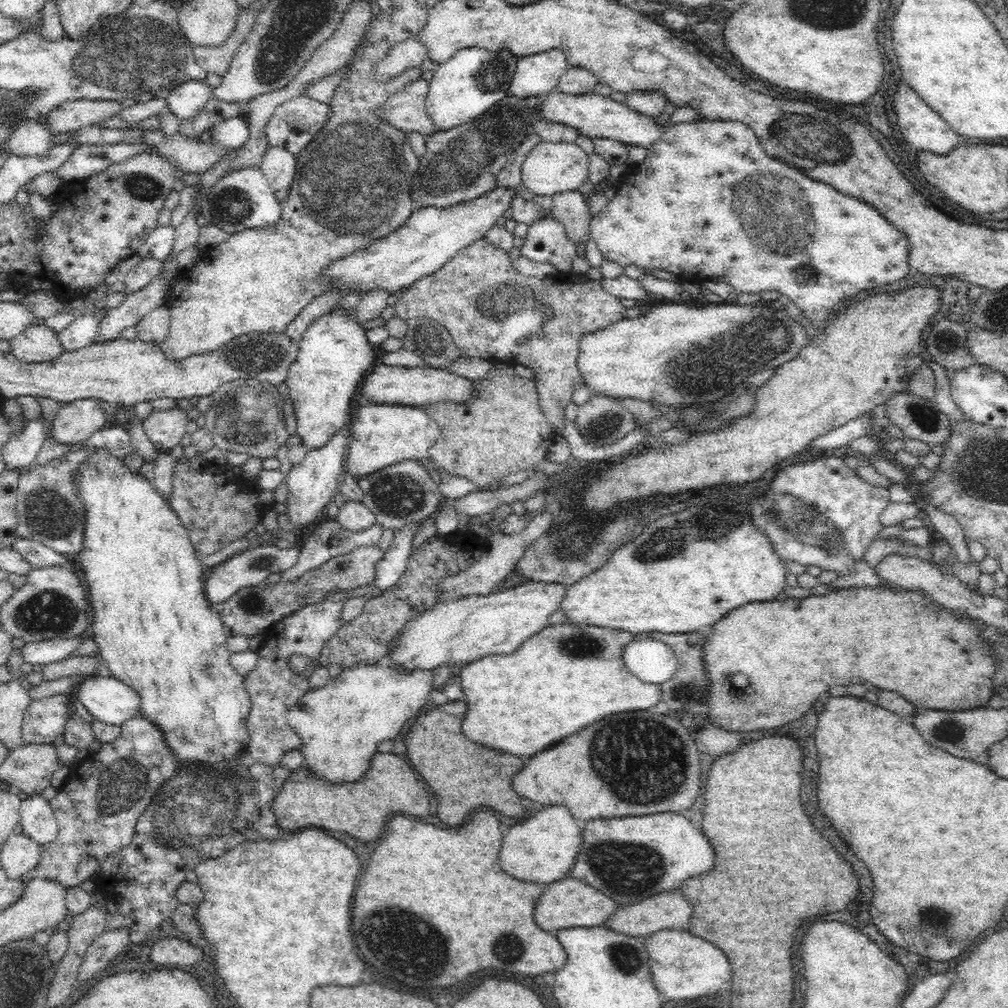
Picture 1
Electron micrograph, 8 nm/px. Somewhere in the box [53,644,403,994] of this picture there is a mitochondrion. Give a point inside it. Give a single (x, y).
(178, 816)

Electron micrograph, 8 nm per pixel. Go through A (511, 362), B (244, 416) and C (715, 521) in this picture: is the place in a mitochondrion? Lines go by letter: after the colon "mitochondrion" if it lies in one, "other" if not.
A: other
B: mitochondrion
C: mitochondrion

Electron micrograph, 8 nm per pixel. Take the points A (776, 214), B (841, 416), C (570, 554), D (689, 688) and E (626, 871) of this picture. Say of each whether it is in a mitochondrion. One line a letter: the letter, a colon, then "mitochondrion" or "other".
A: mitochondrion
B: other
C: mitochondrion
D: mitochondrion
E: mitochondrion

